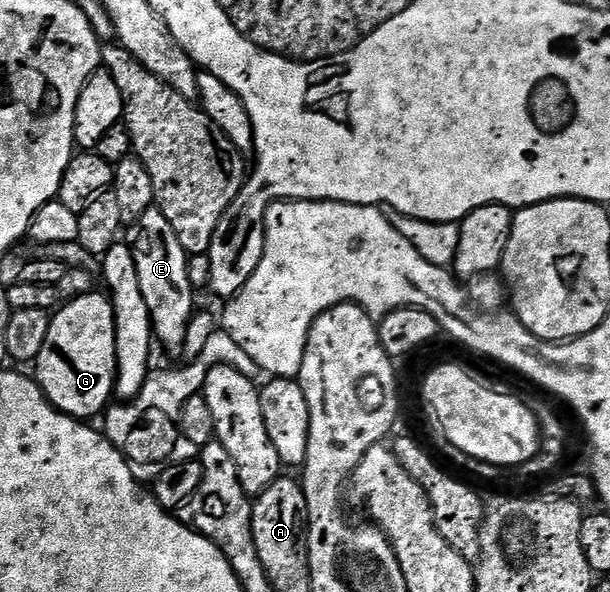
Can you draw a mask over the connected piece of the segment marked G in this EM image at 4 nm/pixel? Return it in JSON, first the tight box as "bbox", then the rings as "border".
{"bbox":[35,290,117,422],"border":[[[94,290],[83,294],[74,300],[66,300],[52,313],[49,329],[47,330],[47,342],[43,342],[43,350],[39,350],[39,358],[35,361],[35,379],[37,384],[43,390],[43,394],[51,401],[61,412],[68,416],[74,416],[79,421],[85,422],[90,418],[88,416],[100,417],[102,413],[110,407],[111,401],[115,396],[115,385],[117,383],[117,343],[115,342],[115,314],[113,313],[113,302],[104,291]]]}

